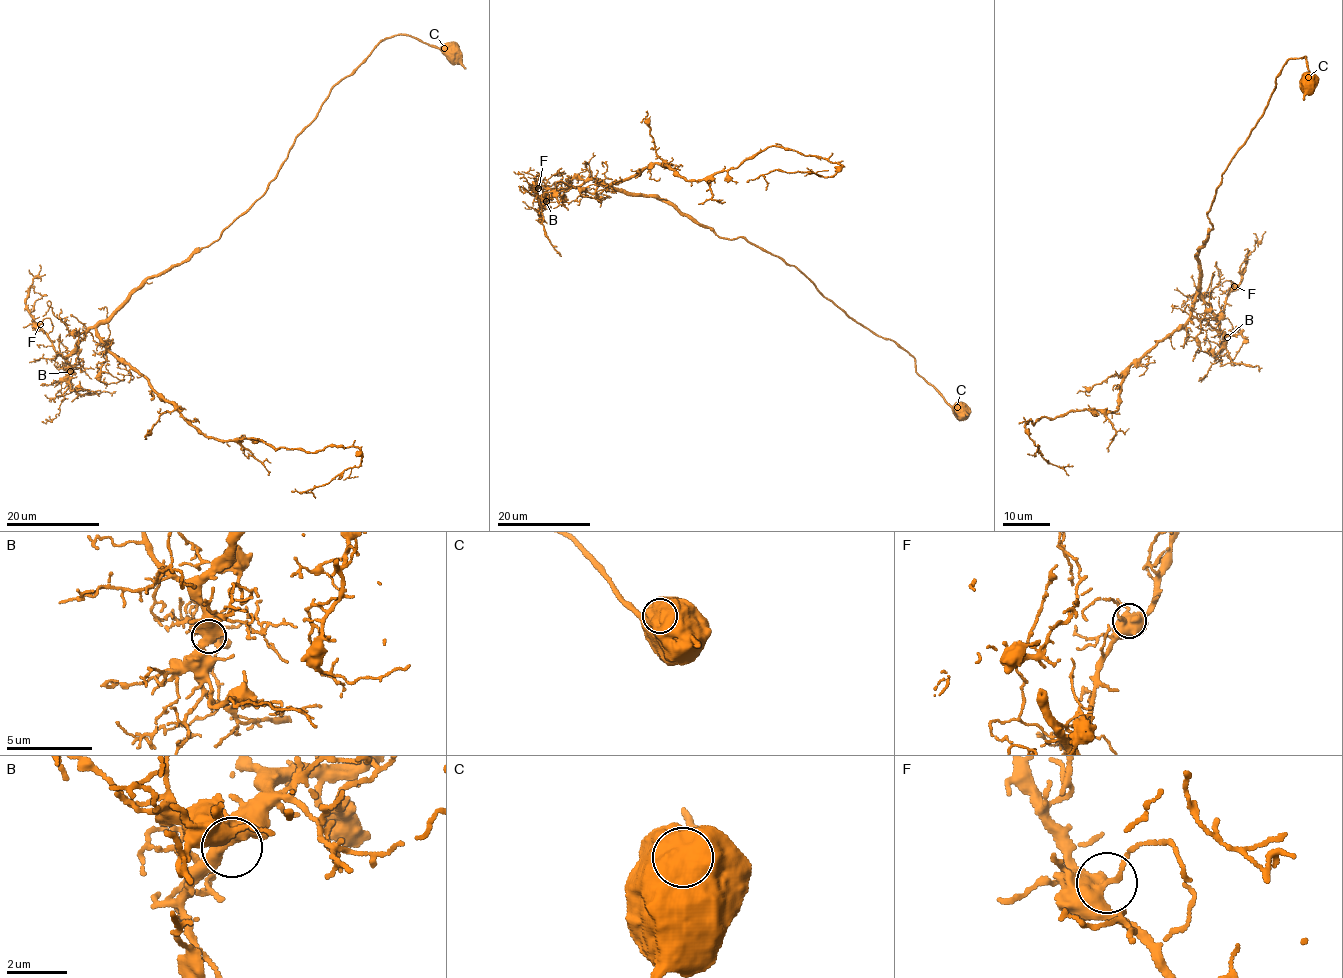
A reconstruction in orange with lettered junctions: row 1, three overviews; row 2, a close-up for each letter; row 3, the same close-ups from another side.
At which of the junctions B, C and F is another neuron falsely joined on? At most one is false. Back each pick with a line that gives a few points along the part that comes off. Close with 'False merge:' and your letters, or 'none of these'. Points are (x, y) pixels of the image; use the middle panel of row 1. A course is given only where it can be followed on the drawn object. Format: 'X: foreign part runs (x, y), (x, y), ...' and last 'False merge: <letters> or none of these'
False merge: none of these

